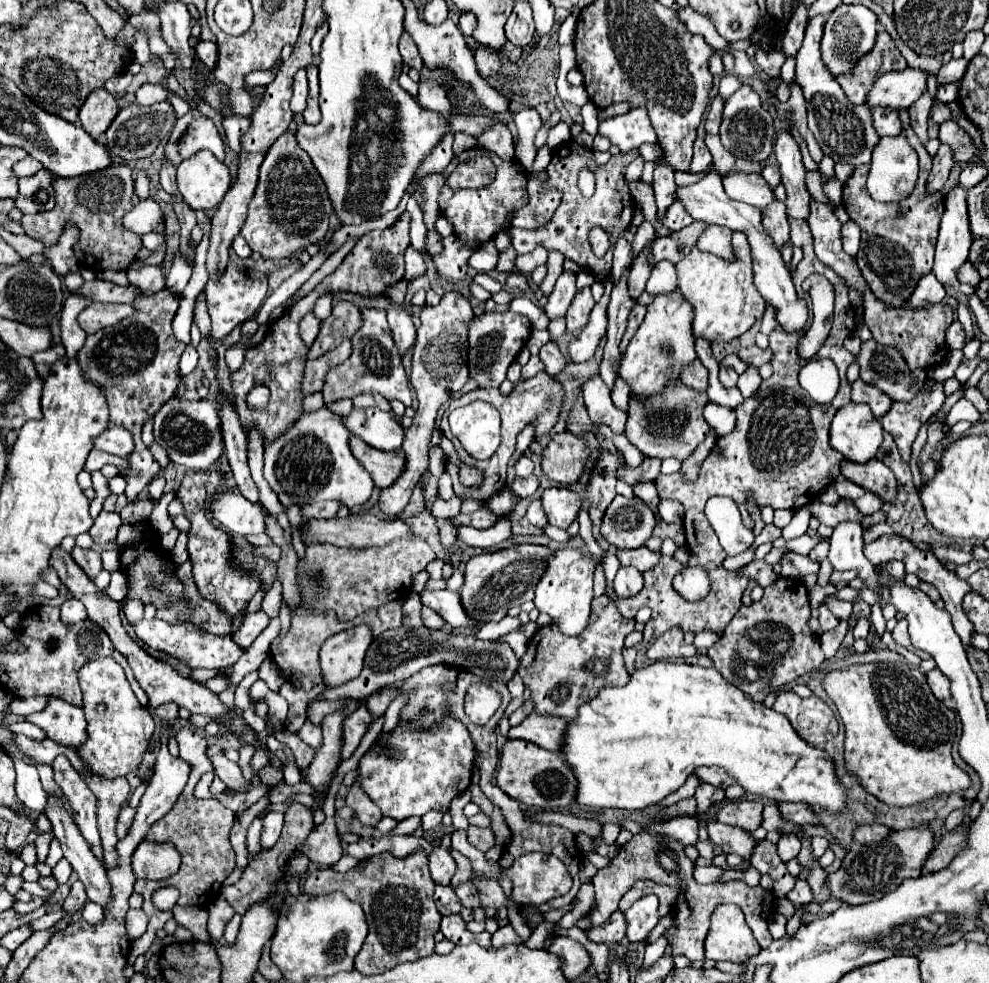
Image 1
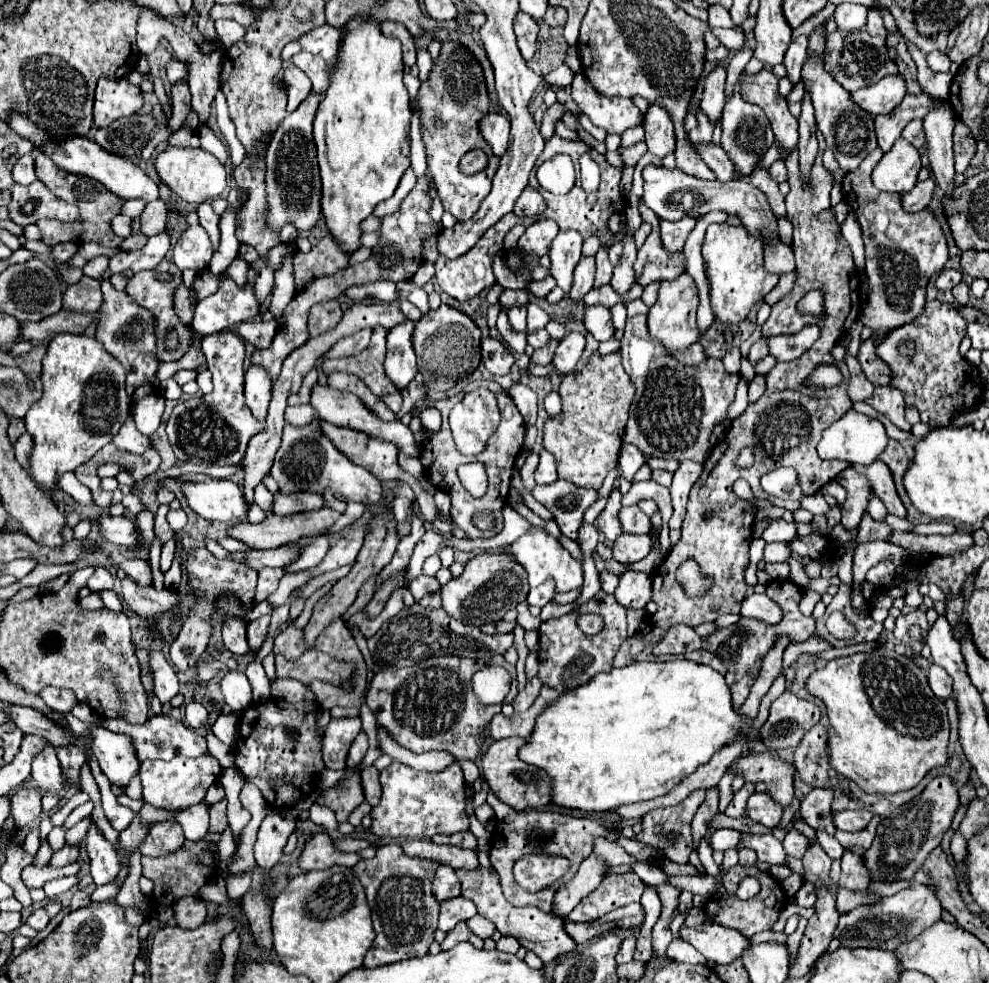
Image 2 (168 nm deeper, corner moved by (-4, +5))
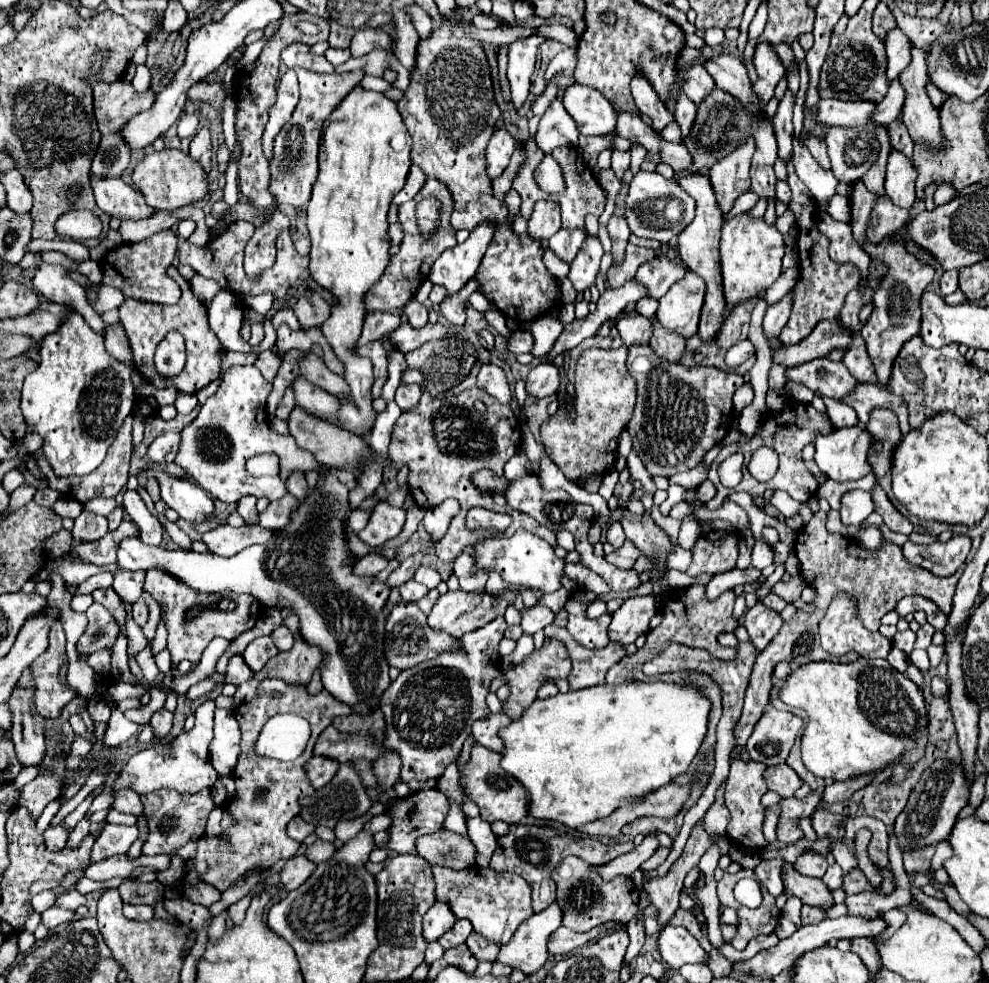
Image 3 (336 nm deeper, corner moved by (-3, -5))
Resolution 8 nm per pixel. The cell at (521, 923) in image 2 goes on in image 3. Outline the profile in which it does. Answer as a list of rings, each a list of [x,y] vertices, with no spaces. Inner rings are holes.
[[[433,865],[433,875],[437,883],[437,899],[449,901],[457,919],[469,919],[477,933],[497,945],[509,943],[519,925],[533,915],[529,885],[519,875],[497,873],[487,867],[481,869],[479,865],[461,871]]]

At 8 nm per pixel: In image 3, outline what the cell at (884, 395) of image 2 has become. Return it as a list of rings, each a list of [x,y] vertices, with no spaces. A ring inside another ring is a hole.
[[[859,383],[857,391],[853,395],[849,395],[849,399],[845,399],[847,405],[851,405],[857,411],[859,417],[859,425],[863,427],[869,421],[871,411],[875,409],[891,409],[895,411],[897,419],[899,419],[899,429],[903,435],[907,435],[911,431],[909,421],[907,421],[907,411],[905,411],[905,401],[901,401],[901,397],[893,395],[891,391],[879,387],[879,385],[869,385],[869,383]]]

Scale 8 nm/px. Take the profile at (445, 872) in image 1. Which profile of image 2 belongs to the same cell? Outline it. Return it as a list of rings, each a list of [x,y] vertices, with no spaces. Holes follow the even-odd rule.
[[[440,865],[436,869],[432,889],[434,889],[434,897],[438,903],[454,899],[460,895],[460,881],[458,881],[458,877],[450,865]]]

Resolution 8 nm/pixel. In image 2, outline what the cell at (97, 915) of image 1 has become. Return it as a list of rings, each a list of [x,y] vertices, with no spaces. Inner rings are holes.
[[[109,883],[102,886],[97,886],[92,893],[90,899],[92,902],[104,901],[109,898],[115,898],[121,887],[116,883]]]

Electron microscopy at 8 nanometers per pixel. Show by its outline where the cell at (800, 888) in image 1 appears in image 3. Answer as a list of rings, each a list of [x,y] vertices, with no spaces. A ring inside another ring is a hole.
[[[803,905],[801,909],[801,921],[803,925],[809,925],[809,923],[819,923],[825,919],[825,913],[819,909],[819,907],[809,907],[809,905]]]

